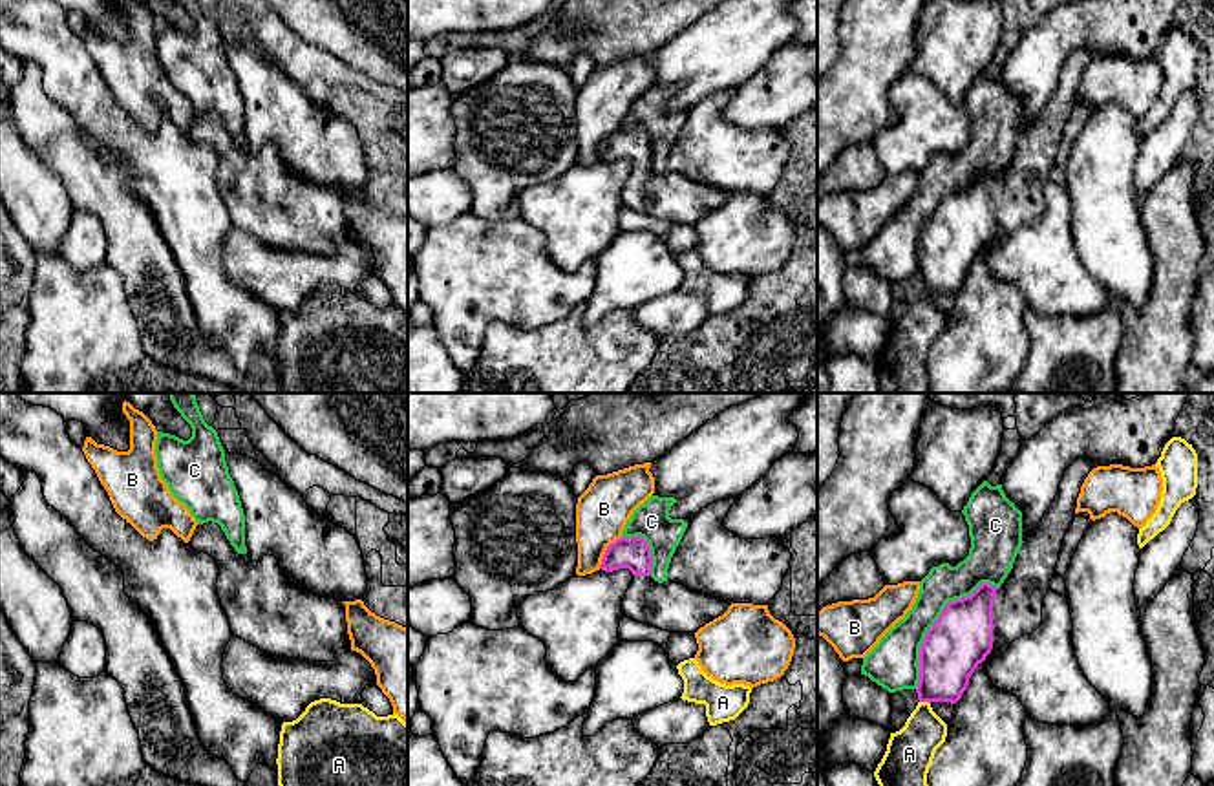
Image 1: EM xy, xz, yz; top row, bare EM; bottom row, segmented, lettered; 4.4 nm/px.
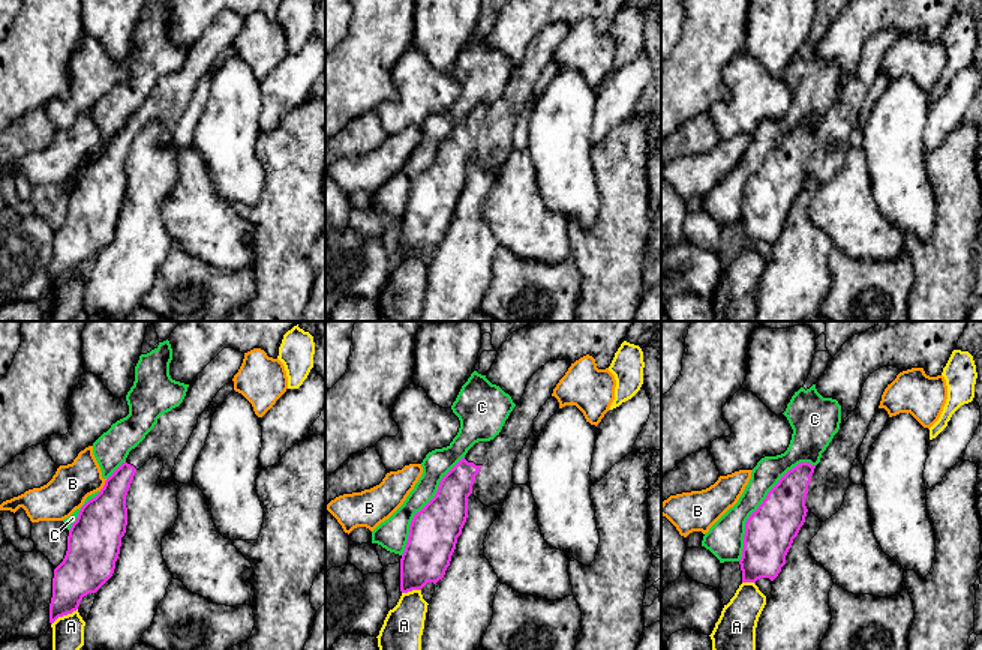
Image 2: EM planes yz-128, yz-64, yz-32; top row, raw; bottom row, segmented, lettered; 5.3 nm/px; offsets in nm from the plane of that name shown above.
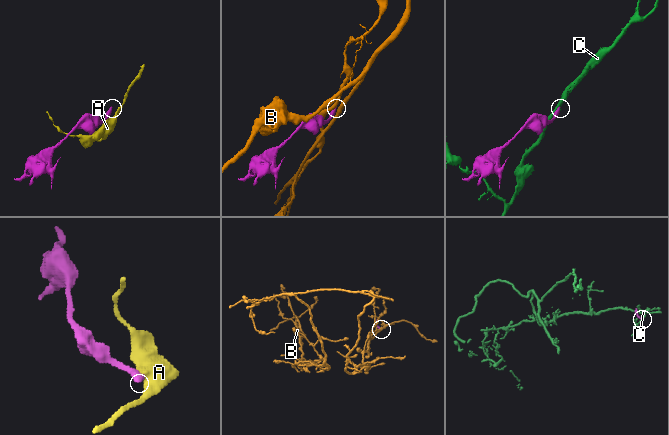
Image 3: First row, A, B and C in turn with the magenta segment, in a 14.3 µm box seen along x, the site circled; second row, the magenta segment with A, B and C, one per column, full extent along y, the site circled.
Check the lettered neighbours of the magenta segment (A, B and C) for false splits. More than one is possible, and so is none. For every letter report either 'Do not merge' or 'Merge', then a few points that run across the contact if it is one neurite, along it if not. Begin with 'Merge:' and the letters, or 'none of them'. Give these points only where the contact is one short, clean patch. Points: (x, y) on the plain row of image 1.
Merge: none of them
A: Do not merge. Line: yz (920, 291), (929, 295)
B: Do not merge. Line: xz (620, 127), (607, 138), (598, 158)
C: Do not merge

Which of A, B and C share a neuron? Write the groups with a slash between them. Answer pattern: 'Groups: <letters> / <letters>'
Groups: A / B / C

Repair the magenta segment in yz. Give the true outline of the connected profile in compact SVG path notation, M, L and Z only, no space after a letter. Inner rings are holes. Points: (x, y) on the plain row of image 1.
M1075 49L1068 57L1055 91L1022 133L1000 177L982 174L971 186L943 197L920 238L920 292L956 294L991 241L998 249L1015 230L1040 218L1062 130L1093 57L1093 49Z

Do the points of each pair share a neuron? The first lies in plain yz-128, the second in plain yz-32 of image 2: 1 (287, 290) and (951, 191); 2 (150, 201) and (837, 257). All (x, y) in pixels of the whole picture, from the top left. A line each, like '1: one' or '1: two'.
1: one
2: two

